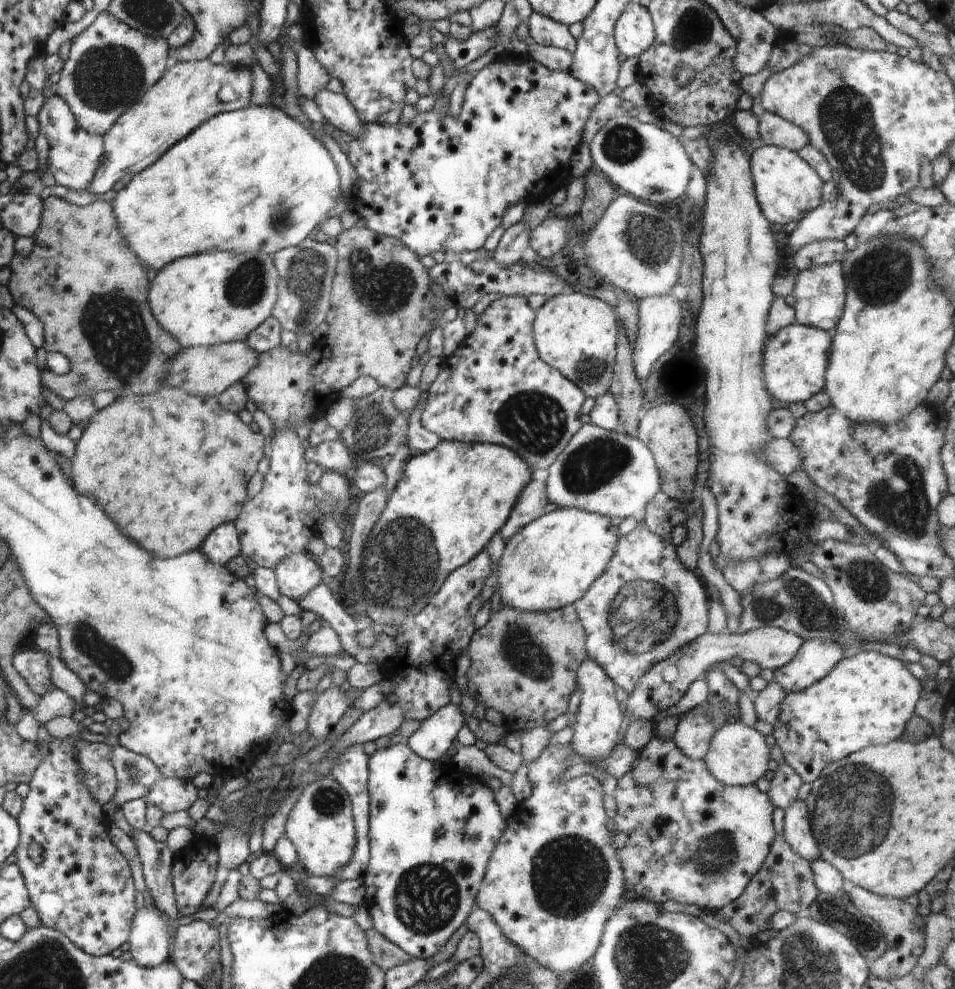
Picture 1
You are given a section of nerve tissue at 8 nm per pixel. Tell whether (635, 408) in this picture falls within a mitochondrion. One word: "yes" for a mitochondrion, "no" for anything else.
no

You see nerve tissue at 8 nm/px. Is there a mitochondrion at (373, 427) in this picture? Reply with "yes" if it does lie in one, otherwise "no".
yes

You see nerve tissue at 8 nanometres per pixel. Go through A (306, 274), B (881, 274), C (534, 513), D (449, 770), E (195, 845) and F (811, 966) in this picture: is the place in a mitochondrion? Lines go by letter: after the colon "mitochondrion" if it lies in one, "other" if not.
A: mitochondrion
B: mitochondrion
C: other
D: other
E: other
F: mitochondrion

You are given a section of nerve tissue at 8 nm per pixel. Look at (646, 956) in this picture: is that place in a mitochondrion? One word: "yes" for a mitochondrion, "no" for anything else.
yes

